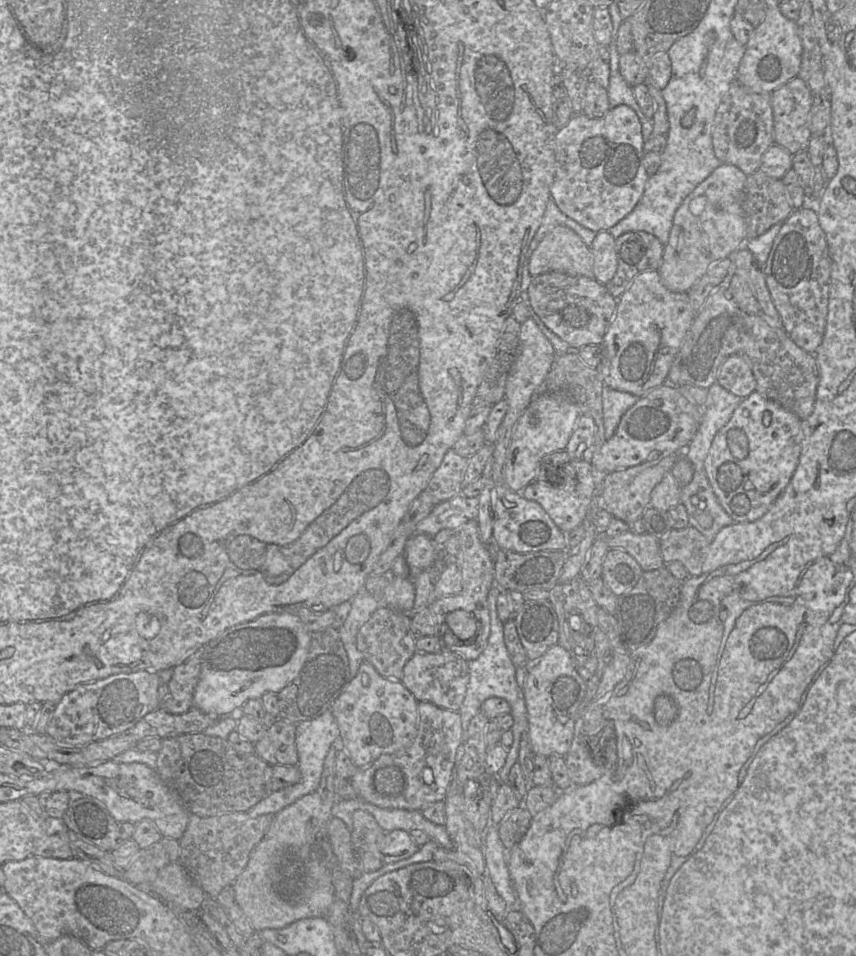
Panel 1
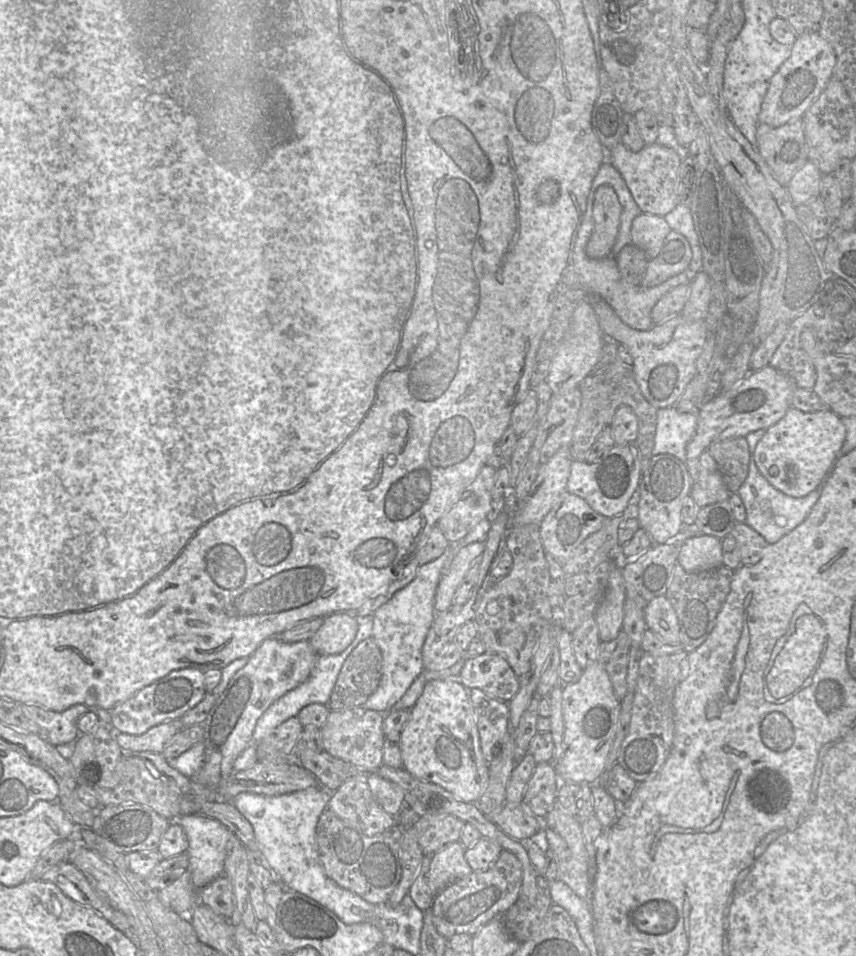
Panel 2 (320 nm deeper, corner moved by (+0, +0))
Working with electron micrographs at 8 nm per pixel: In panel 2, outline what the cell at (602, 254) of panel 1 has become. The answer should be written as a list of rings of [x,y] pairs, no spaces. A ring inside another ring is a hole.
[[[641,213],[632,222],[630,244],[652,259],[659,254],[666,236],[671,231],[670,225],[662,216]]]

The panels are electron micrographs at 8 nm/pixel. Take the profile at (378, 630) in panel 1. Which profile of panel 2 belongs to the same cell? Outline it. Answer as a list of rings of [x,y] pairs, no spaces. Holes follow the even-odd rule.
[[[430,628],[422,648],[422,659],[424,671],[440,671],[450,668],[455,663],[464,658],[464,651],[461,650],[453,641],[442,640],[433,629]]]

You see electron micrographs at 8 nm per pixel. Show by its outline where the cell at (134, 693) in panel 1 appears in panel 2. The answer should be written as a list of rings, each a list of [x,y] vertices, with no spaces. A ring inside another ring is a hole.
[[[191,668],[178,669],[110,709],[111,725],[116,733],[141,735],[154,726],[180,719],[188,710],[199,704],[205,694],[204,673]]]

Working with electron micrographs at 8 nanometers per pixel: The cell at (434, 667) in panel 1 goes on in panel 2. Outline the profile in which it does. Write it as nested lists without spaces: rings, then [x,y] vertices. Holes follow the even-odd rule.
[[[495,653],[465,659],[457,679],[467,688],[480,689],[490,697],[506,702],[520,688],[520,680],[509,663]]]

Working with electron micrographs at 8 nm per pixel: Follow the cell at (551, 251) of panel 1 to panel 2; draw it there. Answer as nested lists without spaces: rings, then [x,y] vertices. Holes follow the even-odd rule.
[[[601,186],[592,194],[593,231],[585,253],[591,259],[610,256],[620,225],[621,205],[615,190]]]

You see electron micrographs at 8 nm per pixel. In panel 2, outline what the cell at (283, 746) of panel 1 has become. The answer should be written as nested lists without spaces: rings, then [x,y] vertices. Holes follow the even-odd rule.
[[[362,706],[330,712],[320,728],[324,751],[363,770],[378,769],[383,764],[385,717],[384,712],[365,709]]]

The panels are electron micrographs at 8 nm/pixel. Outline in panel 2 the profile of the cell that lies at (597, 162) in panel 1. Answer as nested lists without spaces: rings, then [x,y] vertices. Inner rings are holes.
[[[655,143],[633,152],[619,144],[606,153],[606,162],[620,173],[642,213],[664,217],[681,204],[681,159],[673,149]]]

